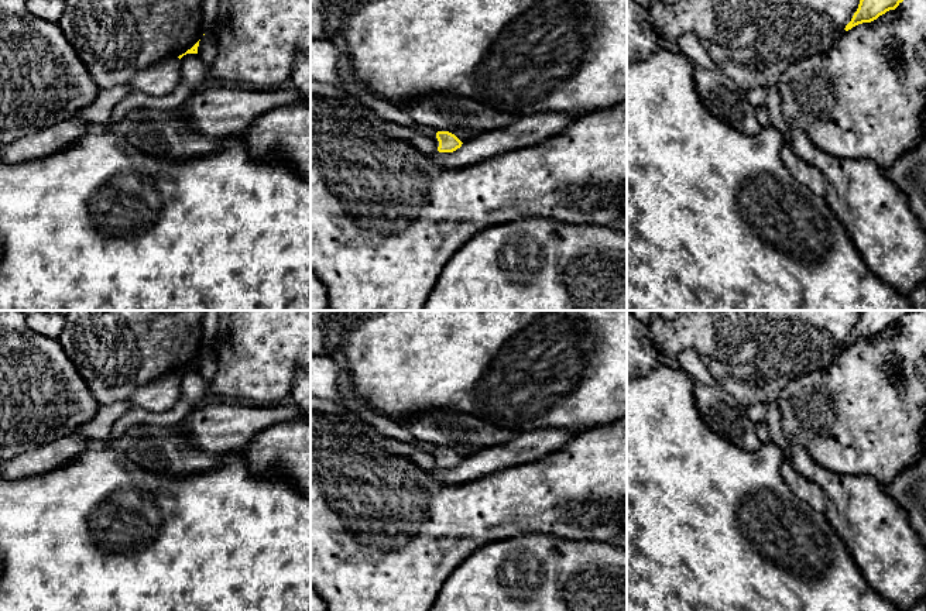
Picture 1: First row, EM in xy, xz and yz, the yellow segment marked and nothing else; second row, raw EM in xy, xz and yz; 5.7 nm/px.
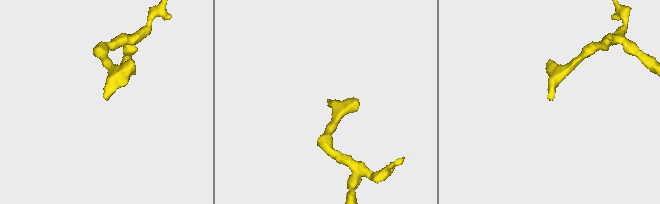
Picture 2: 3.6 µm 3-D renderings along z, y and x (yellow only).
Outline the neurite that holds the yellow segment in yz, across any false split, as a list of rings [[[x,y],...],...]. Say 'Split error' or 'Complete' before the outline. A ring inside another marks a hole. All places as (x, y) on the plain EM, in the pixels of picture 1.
Complete. [[[861,310],[861,316],[846,347],[871,339],[889,326],[895,326],[909,310]]]

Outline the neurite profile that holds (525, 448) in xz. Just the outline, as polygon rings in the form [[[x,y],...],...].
[[[567,429],[519,432],[512,440],[477,452],[463,459],[453,468],[438,467],[435,470],[435,478],[445,484],[464,484],[495,471],[524,466],[546,457],[579,435],[579,432]]]

